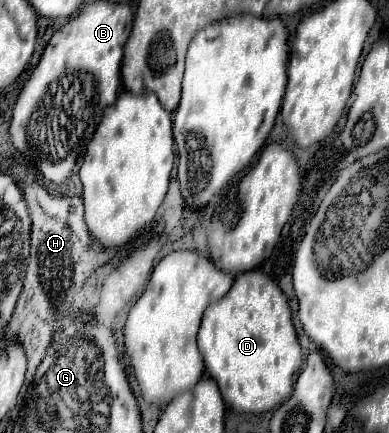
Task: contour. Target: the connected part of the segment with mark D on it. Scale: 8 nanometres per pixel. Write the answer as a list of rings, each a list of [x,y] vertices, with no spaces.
[[[249,270],[235,278],[231,290],[205,310],[197,342],[205,360],[205,370],[219,384],[223,400],[235,412],[245,412],[245,414],[269,412],[281,406],[285,400],[289,400],[293,392],[295,372],[301,368],[303,354],[295,334],[287,298],[277,286],[277,282],[273,282],[273,278],[269,278],[265,272]]]

